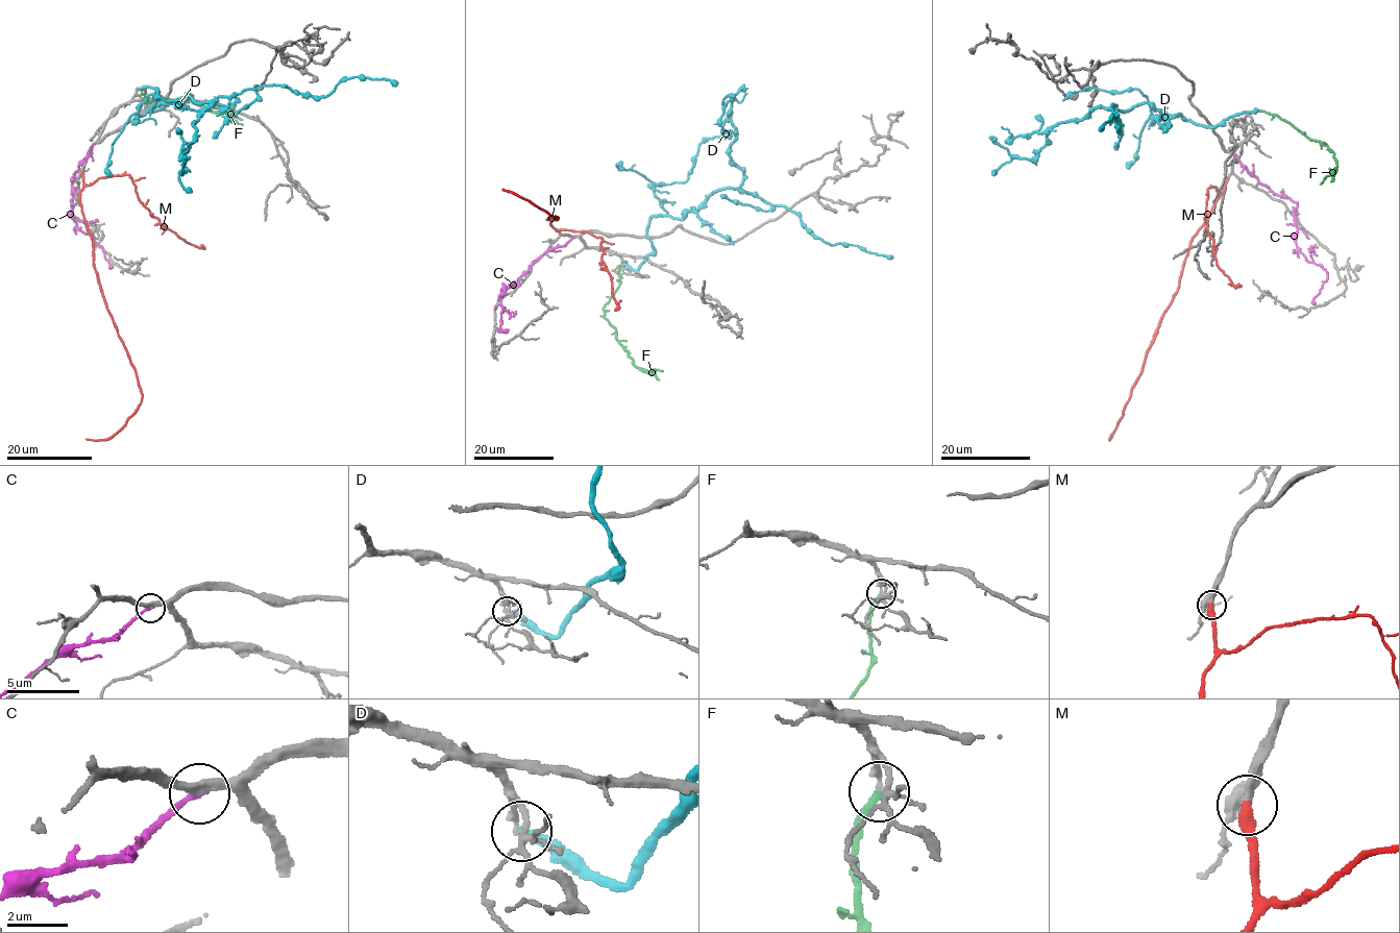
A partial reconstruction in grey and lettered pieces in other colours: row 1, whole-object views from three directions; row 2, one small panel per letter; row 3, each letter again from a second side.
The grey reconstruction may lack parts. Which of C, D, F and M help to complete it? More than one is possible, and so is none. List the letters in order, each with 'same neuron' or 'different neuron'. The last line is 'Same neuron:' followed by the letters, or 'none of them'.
C: different neuron
D: different neuron
F: same neuron
M: same neuron
Same neuron: F, M

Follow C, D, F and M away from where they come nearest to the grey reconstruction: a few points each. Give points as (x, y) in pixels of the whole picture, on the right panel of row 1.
C: (1235, 153), (1241, 165), (1260, 182), (1296, 203), (1297, 248), (1327, 273), (1313, 305)
D: (1255, 109), (1207, 126), (1179, 114), (1161, 116), (1147, 103), (1111, 105), (1120, 128), (1112, 115), (1101, 129)
F: (1255, 111), (1277, 115), (1331, 150), (1337, 166), (1321, 185)
M: (1228, 178), (1203, 226), (1194, 236), (1180, 287), (1164, 312), (1141, 373), (1111, 436)

